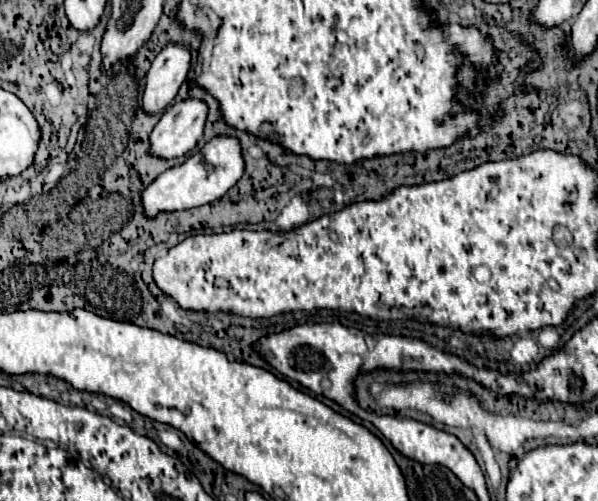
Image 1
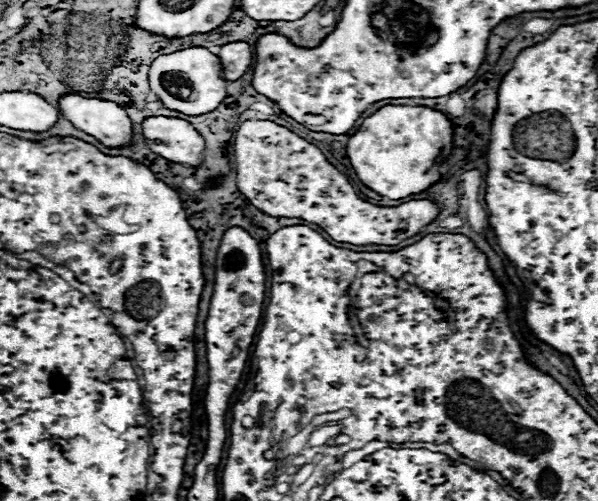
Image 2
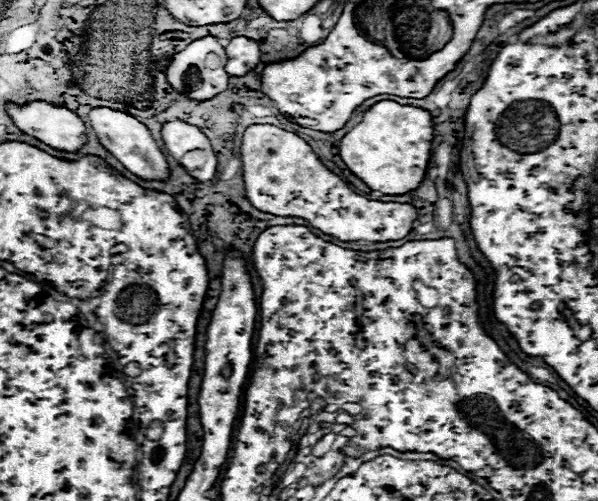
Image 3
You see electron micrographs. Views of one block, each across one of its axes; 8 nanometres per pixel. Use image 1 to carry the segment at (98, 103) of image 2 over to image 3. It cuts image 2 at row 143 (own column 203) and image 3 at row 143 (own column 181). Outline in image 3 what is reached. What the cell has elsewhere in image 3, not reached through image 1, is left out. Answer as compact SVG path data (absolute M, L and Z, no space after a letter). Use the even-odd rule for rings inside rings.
M94 108L88 114L88 126L98 136L100 144L134 176L142 180L168 180L170 178L166 156L160 152L150 130L142 122L138 122L134 116L126 112L118 112L118 110Z

